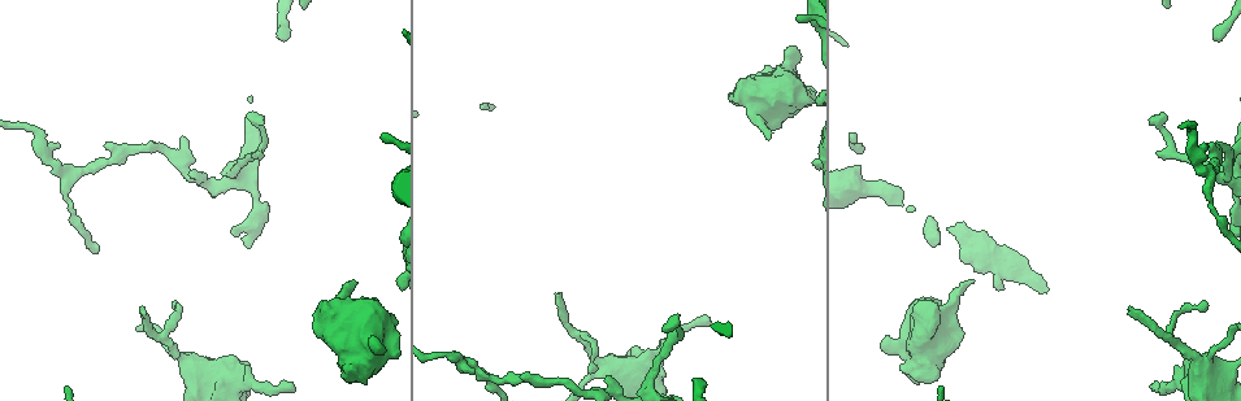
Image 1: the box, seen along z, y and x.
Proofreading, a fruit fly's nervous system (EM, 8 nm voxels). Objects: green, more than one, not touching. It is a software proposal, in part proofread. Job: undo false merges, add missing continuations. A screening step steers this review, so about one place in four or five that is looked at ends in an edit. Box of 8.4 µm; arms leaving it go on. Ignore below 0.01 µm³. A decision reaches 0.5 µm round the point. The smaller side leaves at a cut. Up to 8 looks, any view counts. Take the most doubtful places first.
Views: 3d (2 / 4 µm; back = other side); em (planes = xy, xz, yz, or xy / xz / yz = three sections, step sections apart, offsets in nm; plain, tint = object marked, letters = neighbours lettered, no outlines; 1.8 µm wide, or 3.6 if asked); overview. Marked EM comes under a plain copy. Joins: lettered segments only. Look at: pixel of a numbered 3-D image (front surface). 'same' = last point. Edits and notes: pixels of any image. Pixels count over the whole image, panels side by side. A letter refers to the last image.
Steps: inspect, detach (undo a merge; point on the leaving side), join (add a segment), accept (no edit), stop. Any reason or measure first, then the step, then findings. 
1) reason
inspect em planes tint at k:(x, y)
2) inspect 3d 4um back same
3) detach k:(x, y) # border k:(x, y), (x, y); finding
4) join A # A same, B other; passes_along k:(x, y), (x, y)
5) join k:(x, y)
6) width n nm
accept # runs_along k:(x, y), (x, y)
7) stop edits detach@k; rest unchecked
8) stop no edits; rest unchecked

free end
inspect em planes letters at 1:(556, 295)

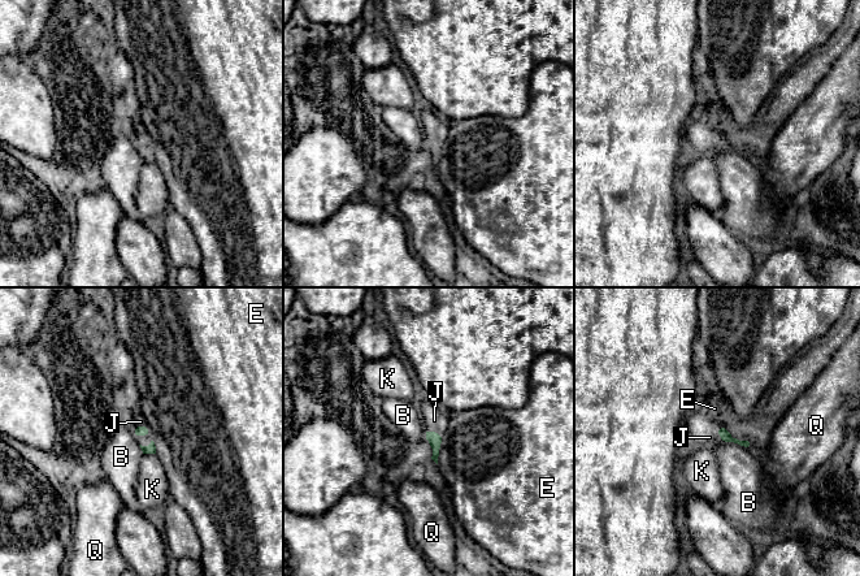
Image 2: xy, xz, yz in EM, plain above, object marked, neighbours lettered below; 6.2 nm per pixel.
join 2:(143, 440) # B other, E other, J same, K other, Q other; passes_along 2:(139, 431), (144, 434), (143, 440); it goes on there

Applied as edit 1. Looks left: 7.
free end
inspect 3d 4um at 1:(771, 137)

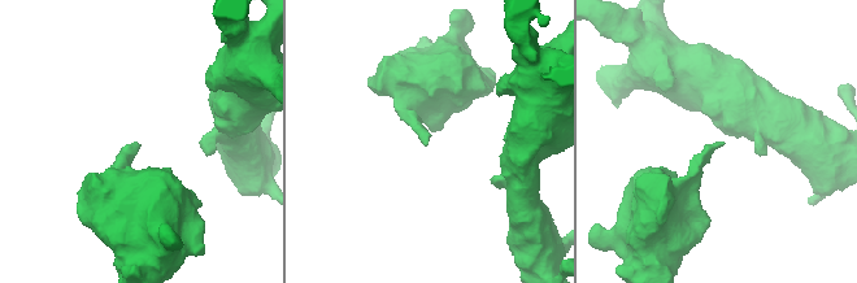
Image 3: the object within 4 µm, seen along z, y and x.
need the tissue
inspect em xz step 8 letters at 3:(137, 143)

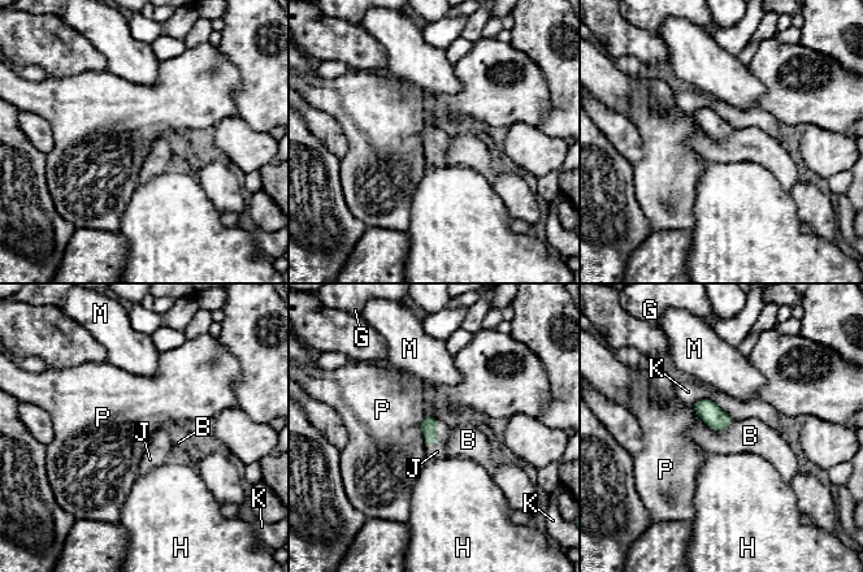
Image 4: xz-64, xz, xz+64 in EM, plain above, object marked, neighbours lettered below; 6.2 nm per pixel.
join 4:(443, 430) # B other, G other, H other, J same, K other, M other, P other; passes_along 4:(428, 424), (436, 434), (443, 430); it goes on there

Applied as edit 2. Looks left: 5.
sharp bend
inspect 3d 2um at 1:(488, 375)

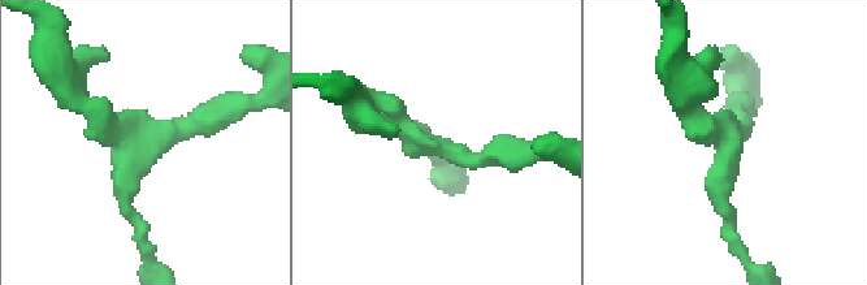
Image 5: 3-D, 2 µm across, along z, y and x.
arms 3
inspect em planes letters at 5:(144, 139)

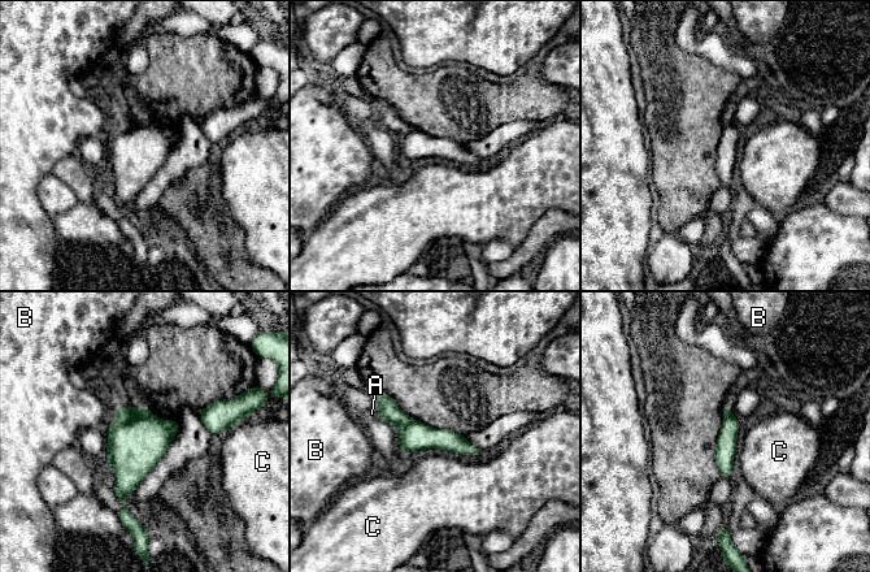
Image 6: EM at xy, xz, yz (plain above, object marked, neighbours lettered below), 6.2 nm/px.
width 130 nm
detach 6:(122, 412) # A other, B other, C other; two cells meet here

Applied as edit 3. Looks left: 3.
redraw
inspect overview

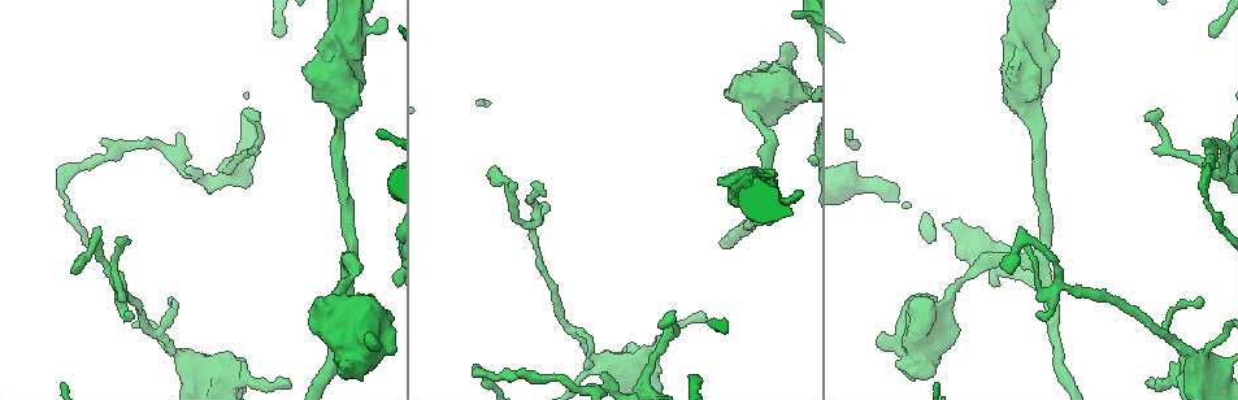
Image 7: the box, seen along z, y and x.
calibre changes
inspect 3d 4um at 7:(605, 361)

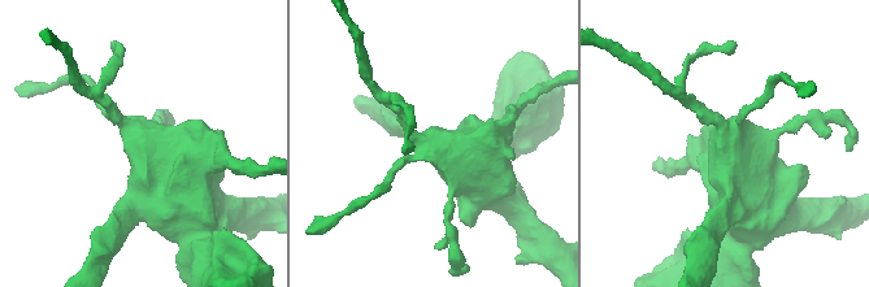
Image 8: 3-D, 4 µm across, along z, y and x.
need the tissue
inspect em 3.6um xz step 8 letters at 8:(721, 139)

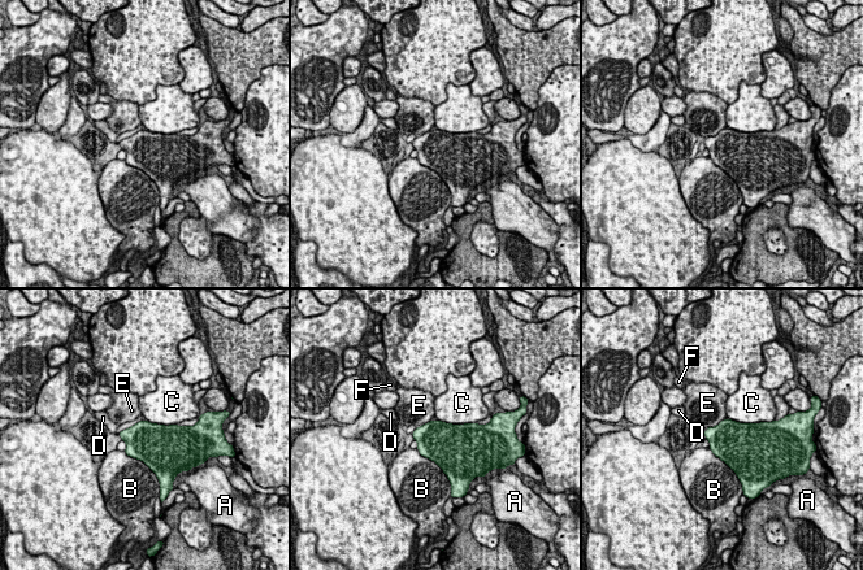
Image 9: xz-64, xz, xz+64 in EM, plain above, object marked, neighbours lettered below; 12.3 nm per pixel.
accept # A other, B other, C other, D other, E other, F other; border 9:(727, 418), (706, 429); all the same cell

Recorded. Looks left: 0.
stop edits join@2, join@4, detach@6; rest unchecked

